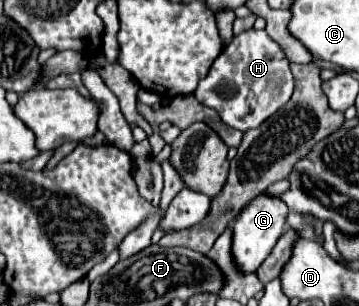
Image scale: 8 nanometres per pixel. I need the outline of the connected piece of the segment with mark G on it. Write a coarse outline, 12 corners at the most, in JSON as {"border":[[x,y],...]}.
{"border":[[261,193],[233,225],[233,255],[255,271],[287,229],[281,197]]}

